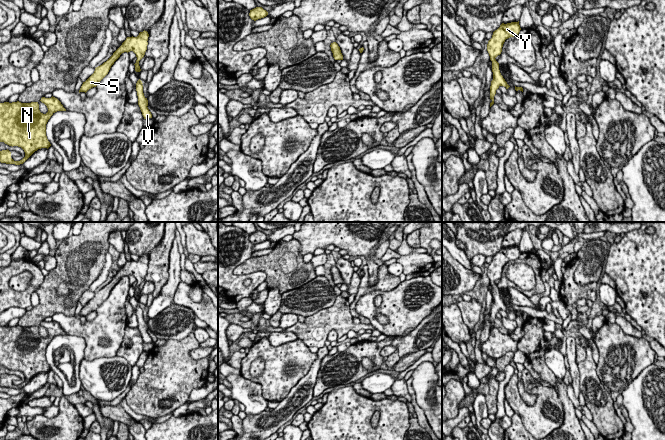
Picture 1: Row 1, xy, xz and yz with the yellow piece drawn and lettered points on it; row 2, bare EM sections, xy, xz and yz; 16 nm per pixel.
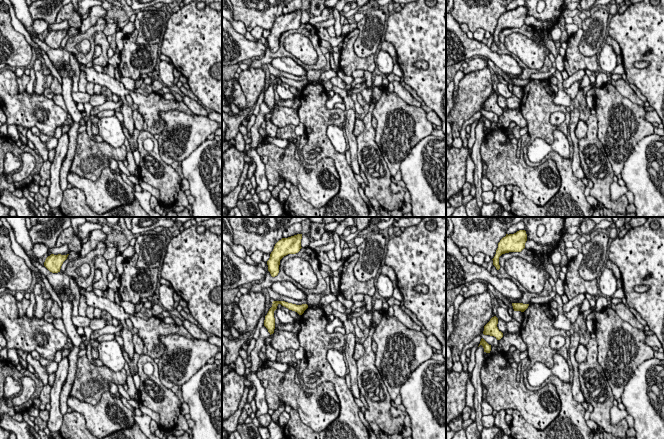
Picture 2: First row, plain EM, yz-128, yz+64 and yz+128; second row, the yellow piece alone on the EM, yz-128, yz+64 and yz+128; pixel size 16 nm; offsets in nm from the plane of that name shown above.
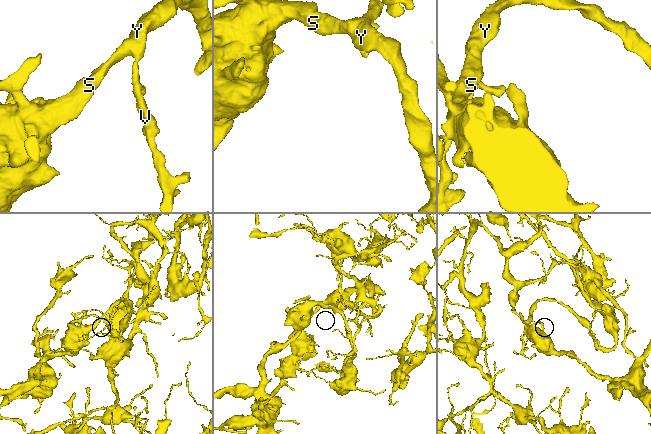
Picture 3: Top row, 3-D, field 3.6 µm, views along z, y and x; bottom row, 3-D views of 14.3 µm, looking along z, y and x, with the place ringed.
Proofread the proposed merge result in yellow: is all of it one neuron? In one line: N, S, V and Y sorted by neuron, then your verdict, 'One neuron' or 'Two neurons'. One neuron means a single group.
Groups: N S V Y. One neuron

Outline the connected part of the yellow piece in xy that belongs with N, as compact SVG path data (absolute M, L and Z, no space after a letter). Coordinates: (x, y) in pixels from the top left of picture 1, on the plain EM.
M53 320L42 321L40 325L48 332L46 338L40 336L38 326L0 327L0 366L12 371L21 371L25 376L22 384L14 385L8 373L2 374L1 387L23 388L38 373L48 373L51 370L46 360L46 348L55 336L66 335L66 333Z

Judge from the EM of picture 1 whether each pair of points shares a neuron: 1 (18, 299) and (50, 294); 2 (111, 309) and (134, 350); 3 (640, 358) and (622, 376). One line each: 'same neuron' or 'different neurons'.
1: different neurons
2: different neurons
3: same neuron

